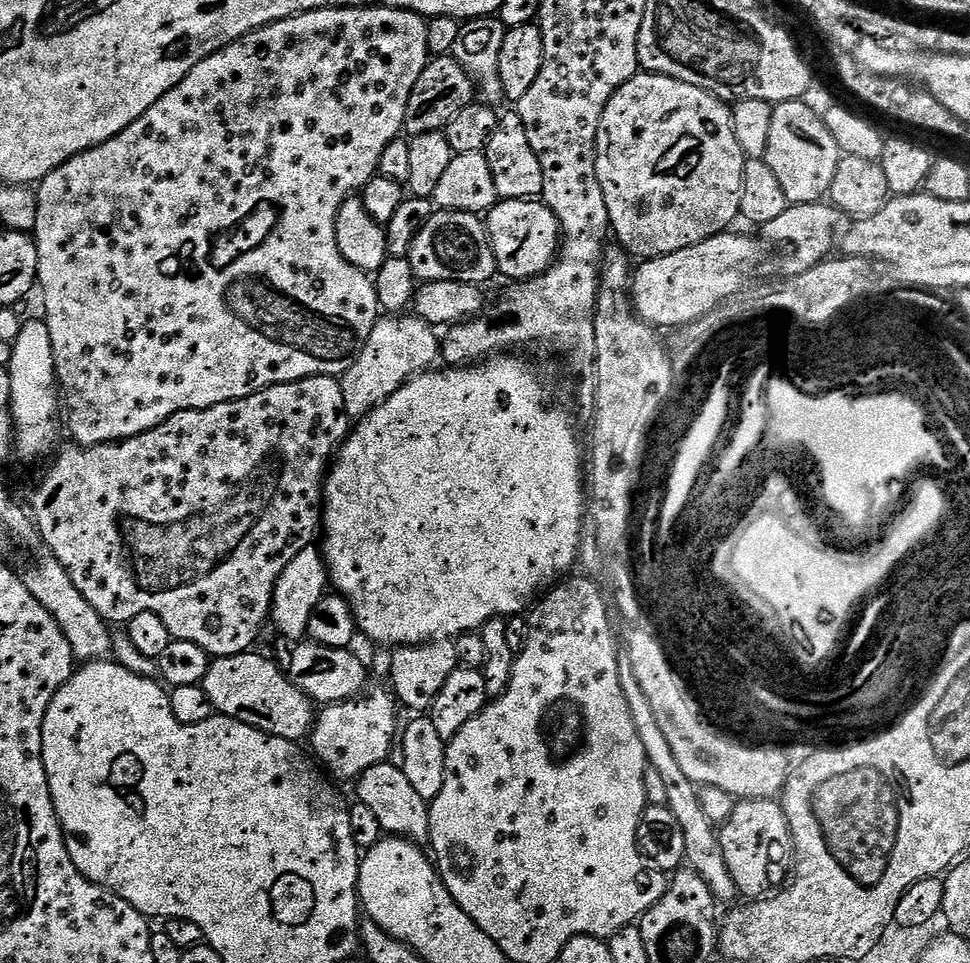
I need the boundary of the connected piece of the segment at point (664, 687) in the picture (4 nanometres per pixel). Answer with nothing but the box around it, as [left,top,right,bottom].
[626,628,790,800]

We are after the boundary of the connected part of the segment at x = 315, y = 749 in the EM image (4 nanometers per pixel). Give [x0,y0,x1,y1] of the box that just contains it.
[310,687,398,782]

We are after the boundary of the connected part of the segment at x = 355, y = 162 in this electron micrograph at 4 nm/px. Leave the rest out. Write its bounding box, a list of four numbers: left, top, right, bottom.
[34,8,430,448]

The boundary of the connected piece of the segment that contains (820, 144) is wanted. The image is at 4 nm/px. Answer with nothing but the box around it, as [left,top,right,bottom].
[763,100,842,205]

